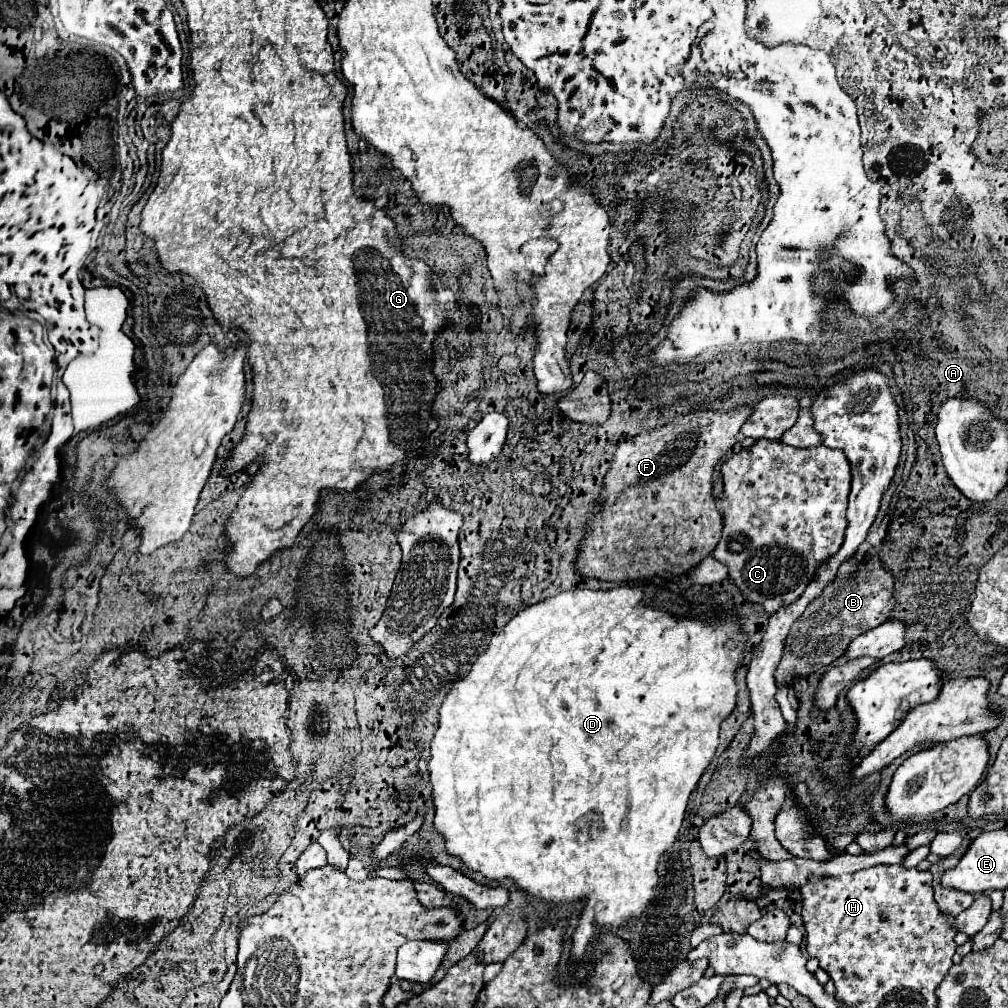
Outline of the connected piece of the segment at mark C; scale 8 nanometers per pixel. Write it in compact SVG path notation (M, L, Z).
M763 438L725 460L721 472L729 508L723 512L723 536L713 550L713 558L729 568L729 578L735 580L747 600L761 604L765 612L773 614L781 606L795 602L813 578L817 566L841 548L851 490L849 462L841 450L831 450L827 446L805 450L787 446L781 440Z

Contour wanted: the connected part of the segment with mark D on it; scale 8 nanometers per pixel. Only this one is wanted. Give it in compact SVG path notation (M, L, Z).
M617 586L607 592L573 588L521 610L503 626L501 632L491 636L487 652L477 658L471 672L455 682L453 690L443 700L439 710L439 728L431 740L429 772L433 786L431 796L435 804L433 826L445 838L447 854L457 856L467 870L477 870L491 882L509 878L521 892L543 902L583 902L577 928L571 936L569 980L575 980L577 966L583 964L581 960L587 954L587 946L597 934L603 934L605 928L627 928L629 920L639 918L655 900L657 886L661 882L657 872L659 860L677 840L689 796L717 750L721 722L735 710L737 684L733 674L745 648L745 634L739 626L731 618L715 620L713 624L705 624L705 620L677 620L663 610L643 606L641 600L643 592L639 588Z

